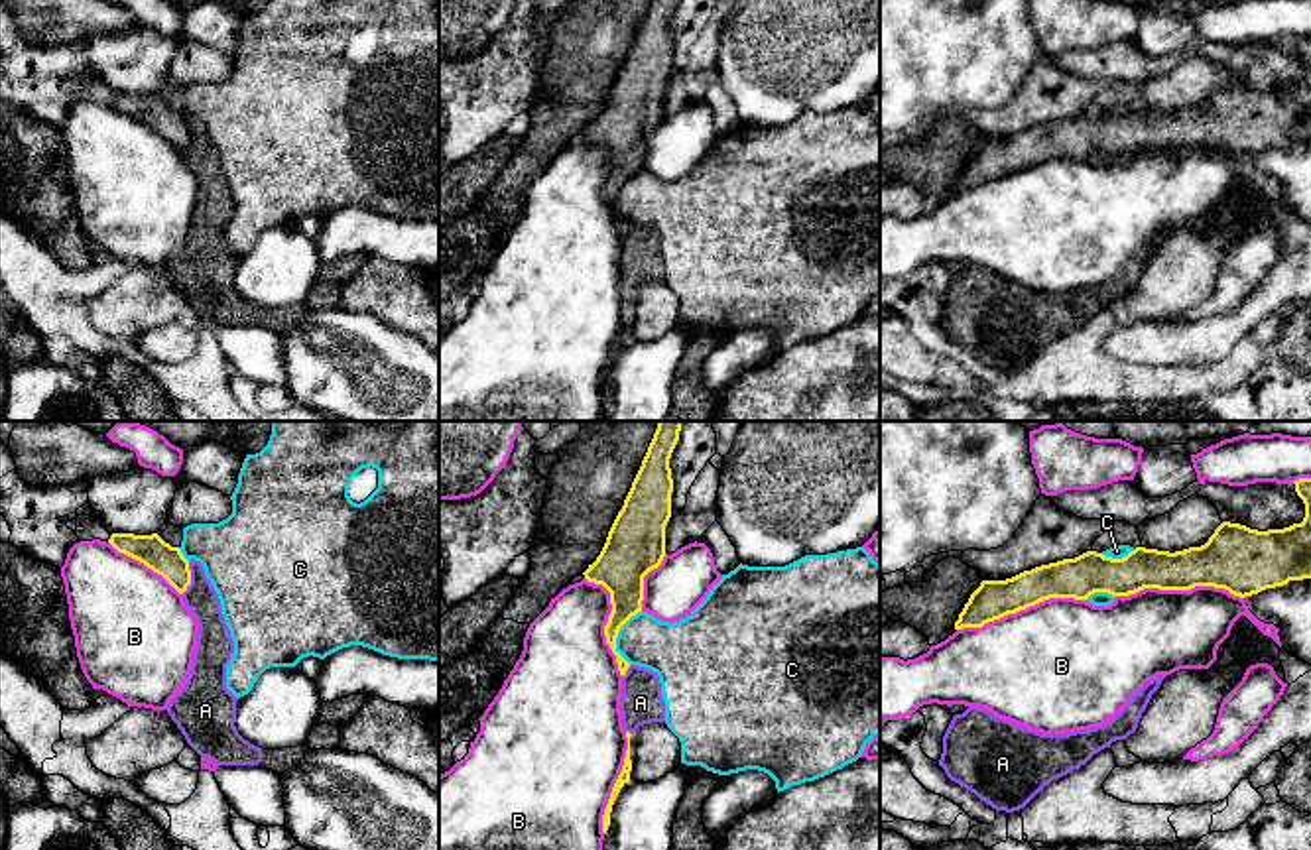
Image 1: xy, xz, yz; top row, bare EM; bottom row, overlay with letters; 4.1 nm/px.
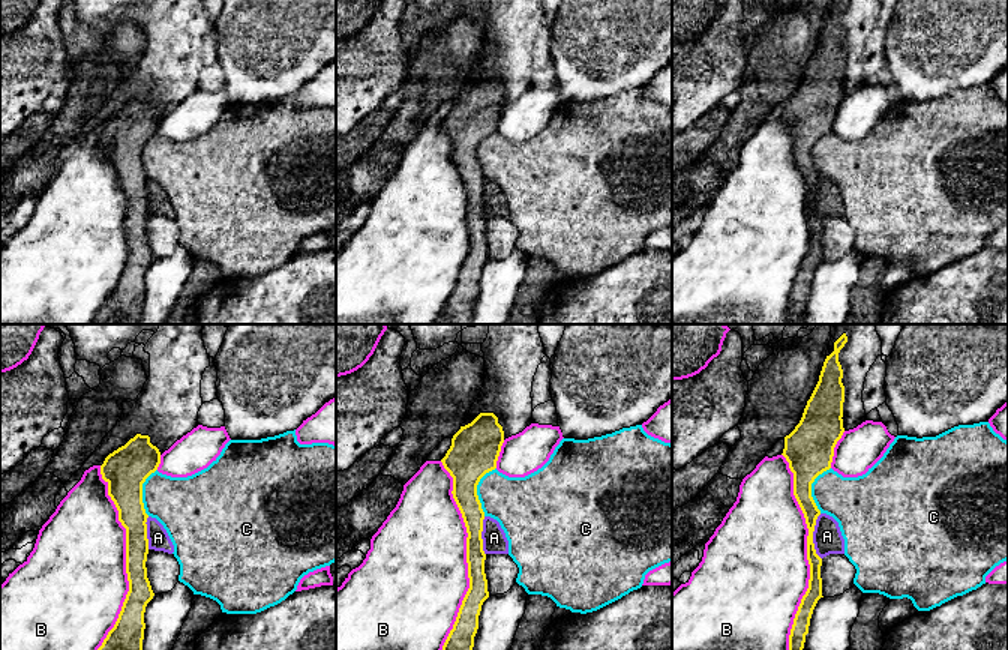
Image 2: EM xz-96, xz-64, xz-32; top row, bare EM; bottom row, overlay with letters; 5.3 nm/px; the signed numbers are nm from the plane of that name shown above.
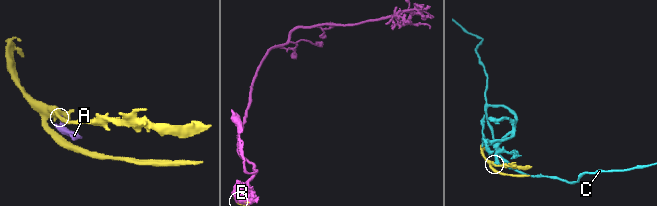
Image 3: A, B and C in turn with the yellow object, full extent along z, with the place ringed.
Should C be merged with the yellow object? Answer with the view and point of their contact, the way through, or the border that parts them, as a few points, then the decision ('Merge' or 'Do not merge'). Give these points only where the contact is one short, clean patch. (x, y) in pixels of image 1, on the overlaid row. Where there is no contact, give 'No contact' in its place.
Touches yellow at xz (617, 636). Boundary: xz (640, 610), (621, 628), (617, 638), (617, 652), (628, 664). Do not merge

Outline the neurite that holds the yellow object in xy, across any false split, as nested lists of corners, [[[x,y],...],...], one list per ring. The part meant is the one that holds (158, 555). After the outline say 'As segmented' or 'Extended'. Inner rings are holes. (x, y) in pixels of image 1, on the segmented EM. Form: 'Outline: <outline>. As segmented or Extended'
Outline: [[[112,533],[108,543],[118,553],[132,557],[161,575],[179,594],[191,584],[189,561],[179,547],[171,547],[157,533]]]. As segmented

